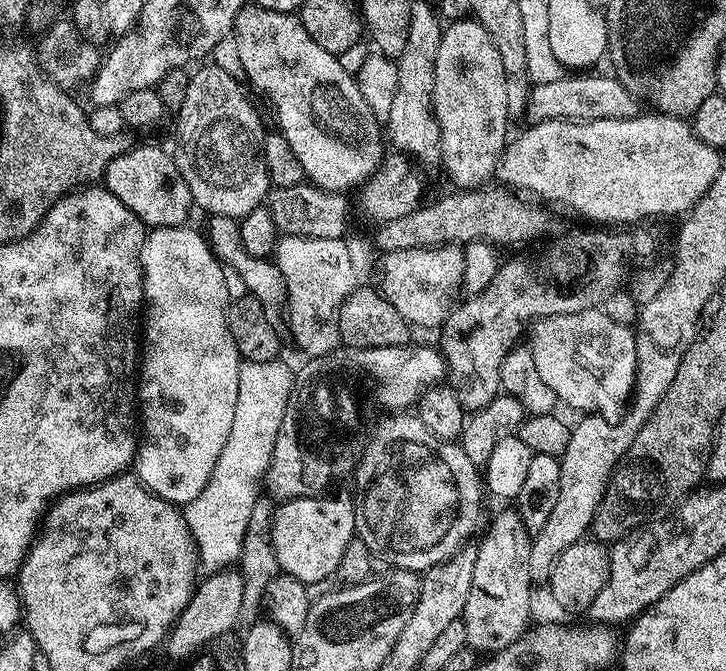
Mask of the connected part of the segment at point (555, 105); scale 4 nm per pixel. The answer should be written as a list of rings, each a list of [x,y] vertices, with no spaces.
[[[565,74],[558,82],[532,84],[528,92],[528,105],[524,112],[529,125],[547,120],[629,120],[641,115],[641,101],[615,75],[588,76],[592,74]]]

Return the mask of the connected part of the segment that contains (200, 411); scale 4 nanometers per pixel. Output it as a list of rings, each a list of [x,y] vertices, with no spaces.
[[[192,226],[151,229],[145,235],[144,245],[140,251],[140,268],[144,271],[146,315],[142,320],[142,359],[138,364],[138,420],[142,425],[142,439],[139,441],[134,459],[134,475],[148,491],[177,506],[186,506],[191,500],[198,498],[206,482],[210,482],[210,474],[214,474],[214,462],[218,462],[218,454],[222,454],[222,446],[226,446],[226,438],[230,438],[230,425],[234,422],[234,406],[238,403],[238,370],[242,363],[238,346],[234,346],[234,338],[228,329],[230,301],[224,281],[225,269],[209,248],[207,239],[197,229],[196,232]]]

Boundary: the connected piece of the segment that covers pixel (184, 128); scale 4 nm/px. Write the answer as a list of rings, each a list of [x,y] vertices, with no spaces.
[[[208,68],[201,72],[193,71],[178,117],[180,137],[176,140],[174,159],[186,186],[190,186],[193,205],[197,209],[205,208],[205,213],[213,216],[229,216],[235,220],[240,220],[250,214],[250,210],[261,207],[269,195],[270,183],[268,171],[264,169],[262,144],[258,139],[261,135],[260,116],[256,113],[255,106],[248,101],[247,94],[240,89],[239,82],[228,72],[211,72]]]

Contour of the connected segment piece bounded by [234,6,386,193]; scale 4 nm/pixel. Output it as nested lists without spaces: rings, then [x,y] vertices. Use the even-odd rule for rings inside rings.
[[[246,6],[236,15],[235,40],[241,70],[248,75],[249,82],[272,103],[272,112],[276,115],[275,127],[290,144],[307,183],[323,192],[342,193],[347,193],[348,188],[359,189],[367,184],[384,163],[385,137],[382,135],[381,121],[370,110],[366,98],[362,98],[355,75],[340,65],[341,57],[337,53],[322,50],[322,46],[318,46],[318,42],[306,34],[299,15],[255,6]]]

